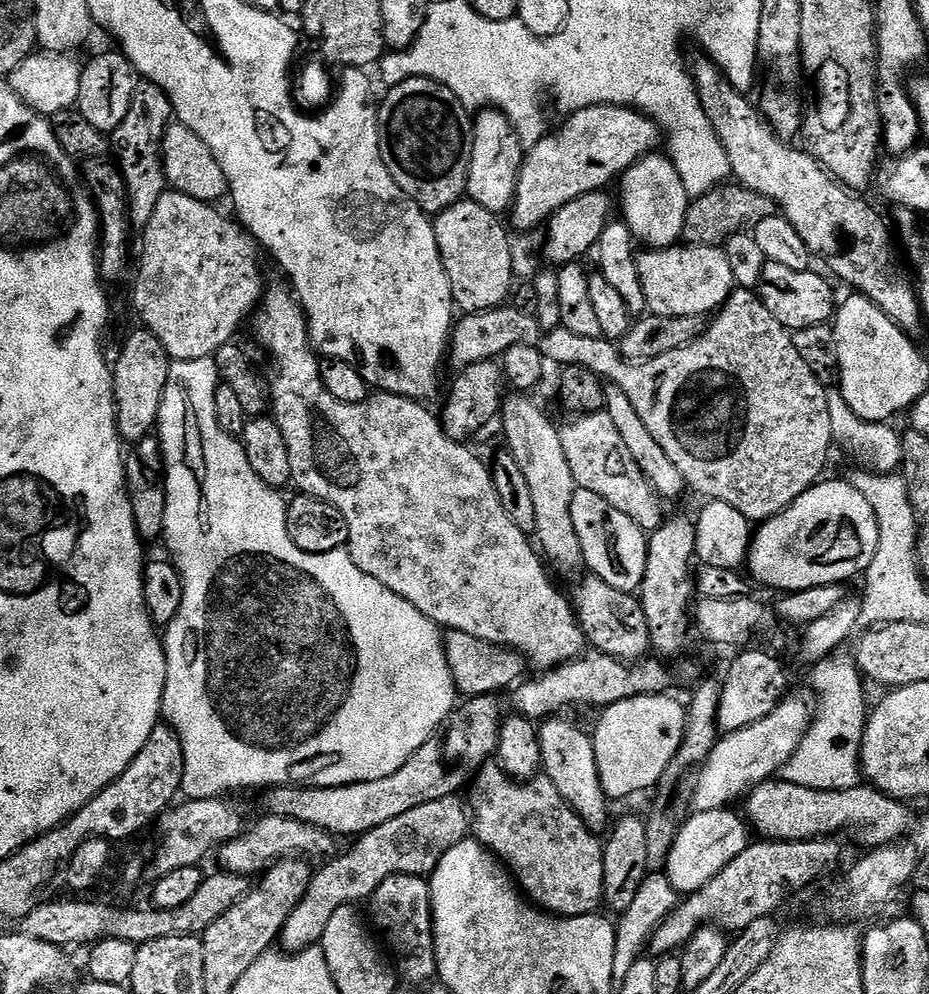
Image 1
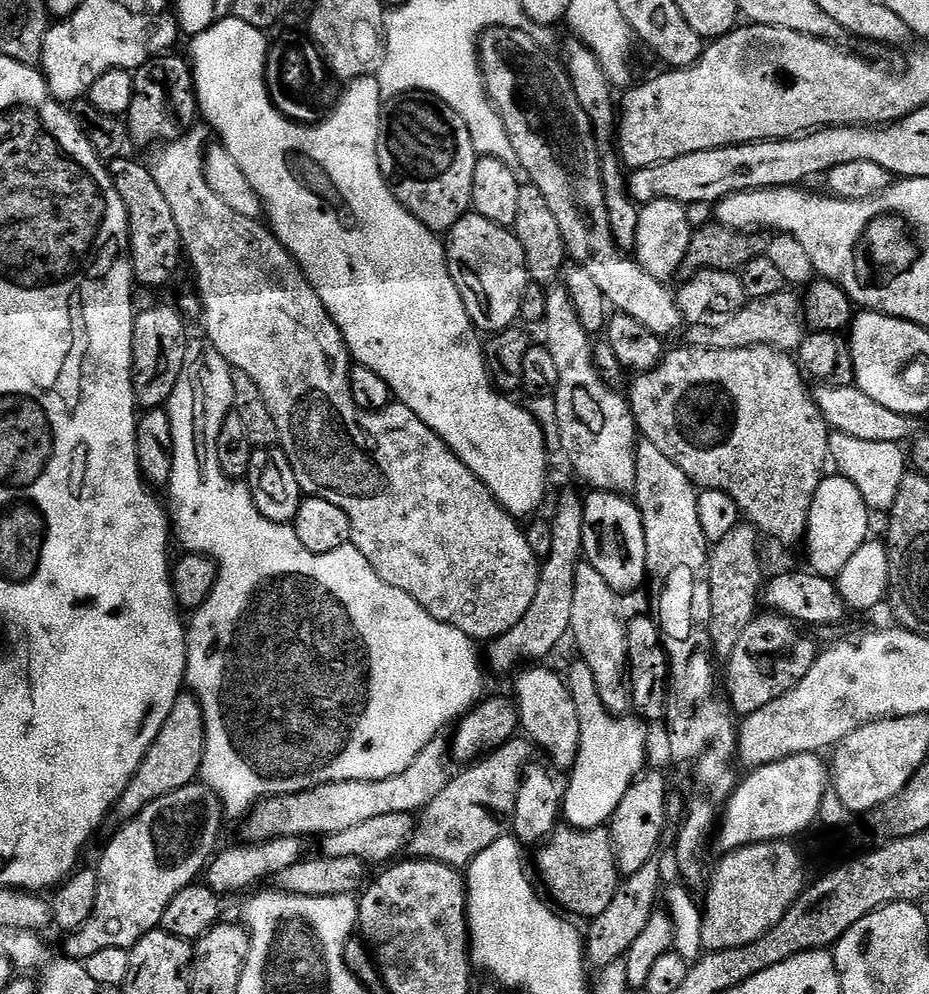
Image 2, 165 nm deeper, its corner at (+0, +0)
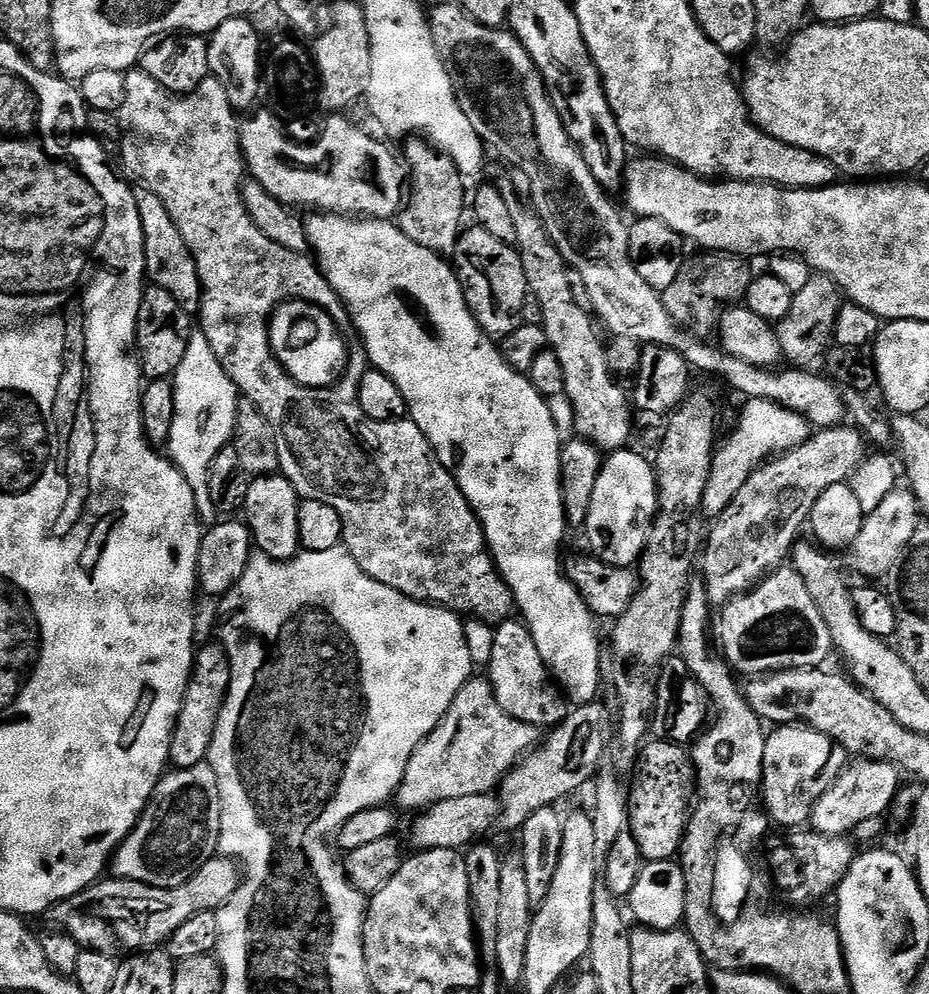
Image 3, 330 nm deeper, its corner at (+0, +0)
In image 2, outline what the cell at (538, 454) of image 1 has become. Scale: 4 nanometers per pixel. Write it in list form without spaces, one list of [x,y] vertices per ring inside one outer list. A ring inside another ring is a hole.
[[[581,562],[574,574],[574,607],[570,614],[570,640],[576,643],[580,651],[579,659],[594,674],[594,682],[598,686],[598,698],[602,698],[602,706],[613,716],[620,718],[632,707],[632,688],[628,685],[628,626],[632,619],[633,609],[628,609],[628,604],[621,593],[616,592],[594,570],[594,566],[587,562]]]

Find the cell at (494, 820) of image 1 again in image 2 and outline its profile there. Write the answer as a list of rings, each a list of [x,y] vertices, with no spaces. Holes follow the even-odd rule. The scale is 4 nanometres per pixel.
[[[560,826],[548,837],[540,850],[536,856],[536,868],[540,871],[549,894],[566,911],[573,912],[576,916],[591,918],[602,914],[602,910],[610,906],[622,879],[616,869],[611,831],[604,829],[603,832],[599,826],[591,830]]]

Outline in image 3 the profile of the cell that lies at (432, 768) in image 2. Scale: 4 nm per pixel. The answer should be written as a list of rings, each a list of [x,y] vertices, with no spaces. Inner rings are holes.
[[[469,678],[464,683],[436,729],[416,747],[414,754],[410,754],[406,774],[396,787],[394,804],[397,809],[406,808],[416,812],[431,804],[446,802],[446,798],[495,793],[504,777],[534,746],[541,743],[541,729],[506,714],[506,710],[498,706],[491,680],[476,679]]]

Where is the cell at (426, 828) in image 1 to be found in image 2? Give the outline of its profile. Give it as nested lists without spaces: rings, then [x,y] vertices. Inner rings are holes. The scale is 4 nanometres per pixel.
[[[513,738],[483,758],[467,765],[453,775],[448,784],[419,813],[412,835],[410,852],[422,860],[442,862],[457,870],[467,869],[468,863],[486,846],[494,846],[498,838],[509,831],[516,814],[516,799],[525,768],[533,763],[534,748],[527,739]]]

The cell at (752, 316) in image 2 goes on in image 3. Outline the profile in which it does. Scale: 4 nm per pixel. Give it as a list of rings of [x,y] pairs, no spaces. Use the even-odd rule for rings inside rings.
[[[813,274],[806,287],[798,290],[790,314],[775,325],[776,336],[780,339],[780,355],[791,367],[800,368],[803,372],[819,373],[824,358],[834,347],[836,339],[836,319],[840,313],[842,293],[830,277]]]

